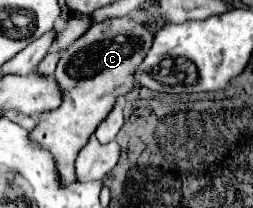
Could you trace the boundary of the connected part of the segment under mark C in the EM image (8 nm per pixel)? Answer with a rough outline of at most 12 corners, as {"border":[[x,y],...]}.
{"border":[[94,23],[60,57],[58,109],[30,137],[64,181],[164,23]]}

